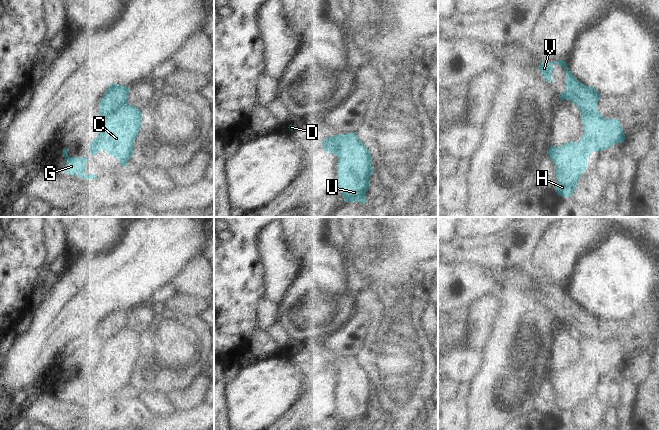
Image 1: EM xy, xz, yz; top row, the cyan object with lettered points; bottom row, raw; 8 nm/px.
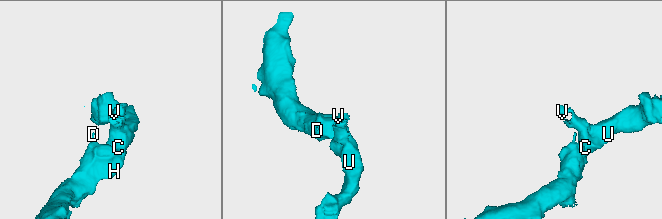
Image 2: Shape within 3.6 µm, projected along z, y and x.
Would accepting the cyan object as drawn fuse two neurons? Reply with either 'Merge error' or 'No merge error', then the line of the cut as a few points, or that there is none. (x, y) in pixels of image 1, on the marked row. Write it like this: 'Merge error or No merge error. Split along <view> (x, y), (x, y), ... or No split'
Merge error. Split along xy (126, 103), (113, 112), (104, 114), (99, 118).

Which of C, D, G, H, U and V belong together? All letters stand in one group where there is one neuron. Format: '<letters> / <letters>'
C D G H U / V

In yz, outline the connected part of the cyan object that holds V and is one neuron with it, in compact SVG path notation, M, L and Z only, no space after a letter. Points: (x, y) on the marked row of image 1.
M559 60L540 64L538 70L544 79L551 83L554 63L563 67L565 70L565 92L559 94L560 101L564 99L571 101L580 109L581 114L599 113L597 101L600 98L600 93L596 91L594 87L586 86L578 81L569 71L565 61Z

